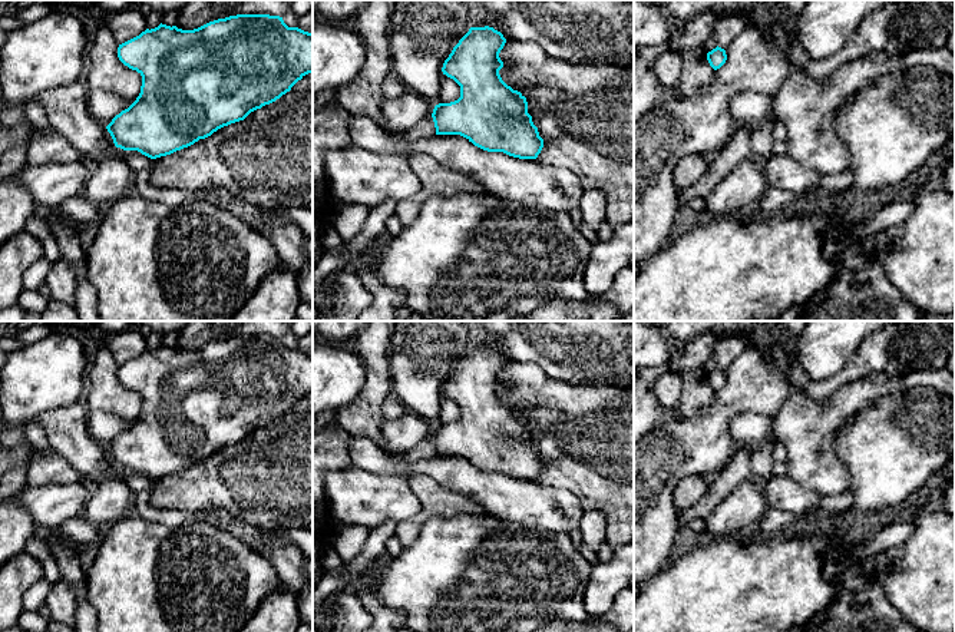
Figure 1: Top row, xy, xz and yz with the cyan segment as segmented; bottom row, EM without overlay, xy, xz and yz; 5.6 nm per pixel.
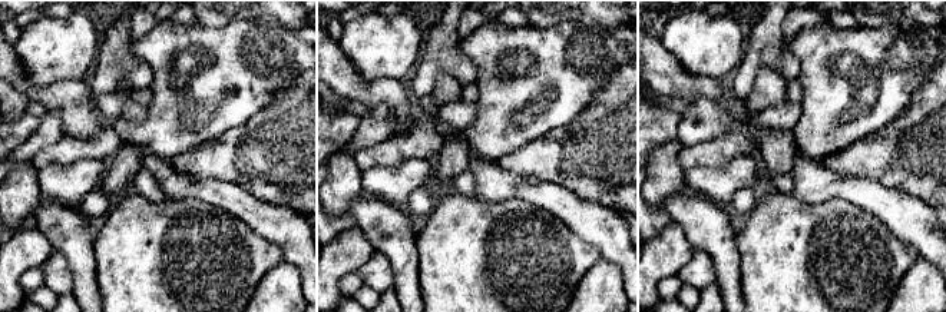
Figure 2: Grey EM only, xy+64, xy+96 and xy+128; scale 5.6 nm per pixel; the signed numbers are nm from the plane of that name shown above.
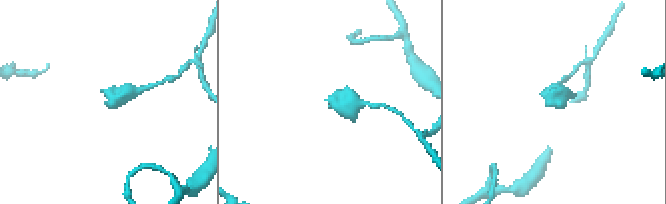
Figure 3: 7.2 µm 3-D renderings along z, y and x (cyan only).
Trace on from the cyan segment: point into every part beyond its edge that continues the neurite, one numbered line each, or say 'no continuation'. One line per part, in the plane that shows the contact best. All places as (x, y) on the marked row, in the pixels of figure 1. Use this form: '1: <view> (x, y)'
no continuation

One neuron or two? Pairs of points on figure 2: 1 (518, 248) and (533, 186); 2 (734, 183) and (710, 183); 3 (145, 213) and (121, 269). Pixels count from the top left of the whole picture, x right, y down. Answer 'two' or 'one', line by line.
1: two
2: one
3: one

